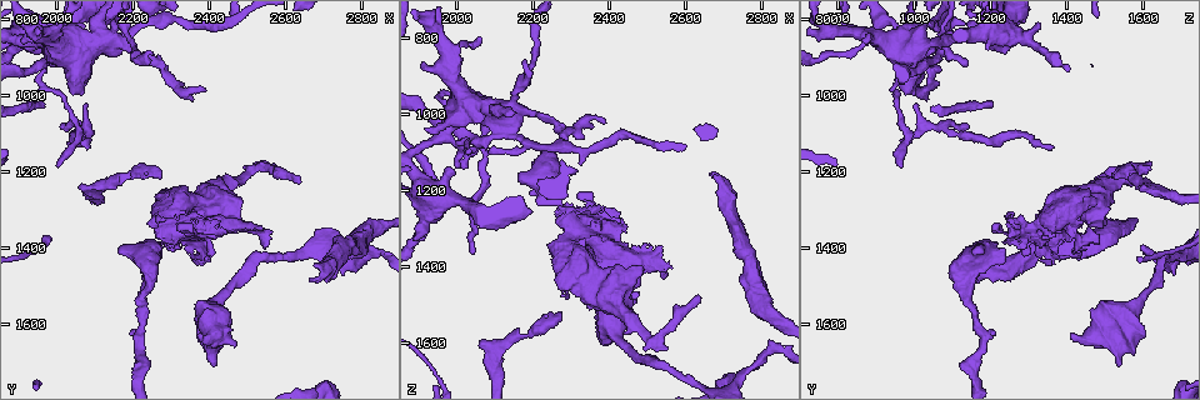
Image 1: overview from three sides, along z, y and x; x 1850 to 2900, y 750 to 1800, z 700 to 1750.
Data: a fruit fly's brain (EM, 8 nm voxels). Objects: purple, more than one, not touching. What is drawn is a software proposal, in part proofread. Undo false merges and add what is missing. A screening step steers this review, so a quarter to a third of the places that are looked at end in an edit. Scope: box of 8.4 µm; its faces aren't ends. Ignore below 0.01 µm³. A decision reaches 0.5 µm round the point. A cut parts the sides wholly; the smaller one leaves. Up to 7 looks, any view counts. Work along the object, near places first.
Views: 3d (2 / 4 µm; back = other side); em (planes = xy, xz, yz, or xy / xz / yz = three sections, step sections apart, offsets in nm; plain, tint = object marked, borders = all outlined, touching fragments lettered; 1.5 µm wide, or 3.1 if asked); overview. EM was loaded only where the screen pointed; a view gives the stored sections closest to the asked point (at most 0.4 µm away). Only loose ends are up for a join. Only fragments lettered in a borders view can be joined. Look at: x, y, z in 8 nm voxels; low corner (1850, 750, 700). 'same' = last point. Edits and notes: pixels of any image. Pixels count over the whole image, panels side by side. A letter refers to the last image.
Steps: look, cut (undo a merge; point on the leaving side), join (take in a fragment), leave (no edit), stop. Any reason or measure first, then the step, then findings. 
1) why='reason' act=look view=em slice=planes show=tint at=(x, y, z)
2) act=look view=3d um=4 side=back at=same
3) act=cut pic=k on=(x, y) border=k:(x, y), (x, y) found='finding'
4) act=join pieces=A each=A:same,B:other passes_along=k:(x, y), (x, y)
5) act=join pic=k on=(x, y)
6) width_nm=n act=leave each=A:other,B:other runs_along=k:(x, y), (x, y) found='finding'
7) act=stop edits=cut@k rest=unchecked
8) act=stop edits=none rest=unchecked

why='thin arm on a thick one' act=look view=em slice=yz step=4 show=tint at=(2125, 865, 1005)

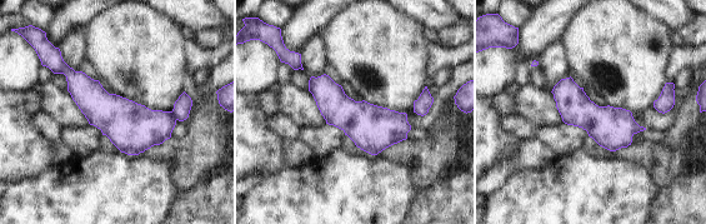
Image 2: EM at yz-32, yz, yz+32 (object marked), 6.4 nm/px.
why='cut it another way' act=look view=em slice=planes show=borders at=same

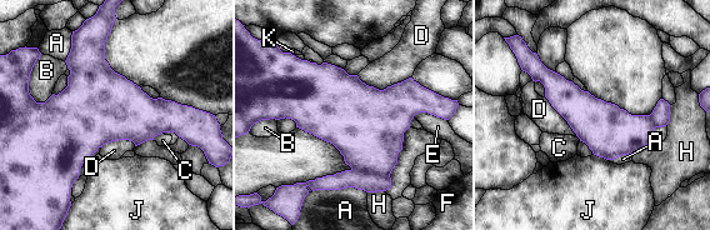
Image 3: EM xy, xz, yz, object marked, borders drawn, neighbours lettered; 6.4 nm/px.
longest_contact=D:360nm act=cut pic=3 on=(365, 181) each=A:other,B:other,C:other,D:other,E:other,F:other,H:other,J:other,K:other border=3:(351, 169), (389, 176) found='two cells meet here'

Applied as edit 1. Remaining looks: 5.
why='free end' act=look view=em slice=planes show=borders at=(2385, 980, 1020)

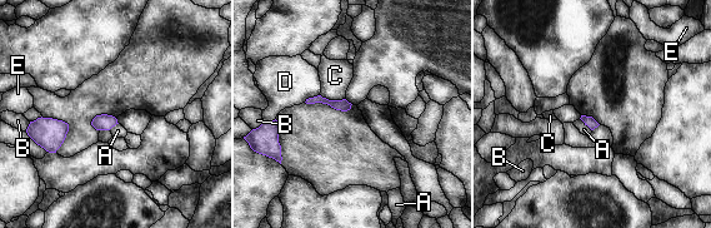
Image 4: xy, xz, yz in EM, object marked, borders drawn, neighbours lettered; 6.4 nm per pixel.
longest_contact=C:160nm act=leave each=A:other,B:other,C:other,D:other,E:other border=4:(580, 118), (591, 130) found='no lettered fragment goes on from it'

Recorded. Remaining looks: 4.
why='thick turns thin' act=look view=3d um=4 at=(2850, 1350, 1540)

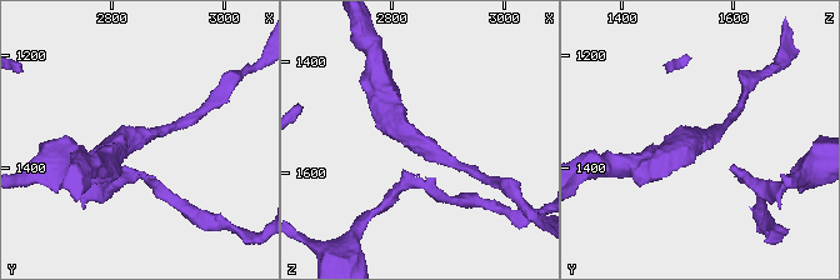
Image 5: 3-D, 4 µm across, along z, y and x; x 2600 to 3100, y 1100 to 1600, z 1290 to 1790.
act=look view=em slice=xz step=8 show=tint at=(2845, 1355, 1545)

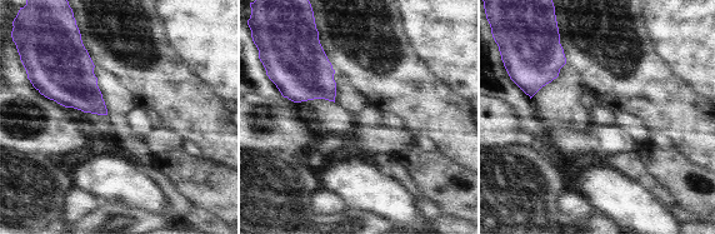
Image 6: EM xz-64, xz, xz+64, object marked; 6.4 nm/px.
act=look view=em slice=planes show=borders at=same

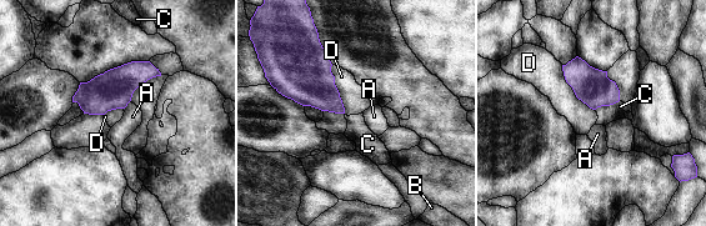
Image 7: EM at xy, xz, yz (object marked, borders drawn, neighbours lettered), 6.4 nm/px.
width_nm=240 act=leave each=A:other,B:other,C:other,D:other border=7:(561, 65), (574, 94), (594, 110) found='continuous, no second cell'

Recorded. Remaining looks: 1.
act=stop edits=cut@3 rest=unchecked

